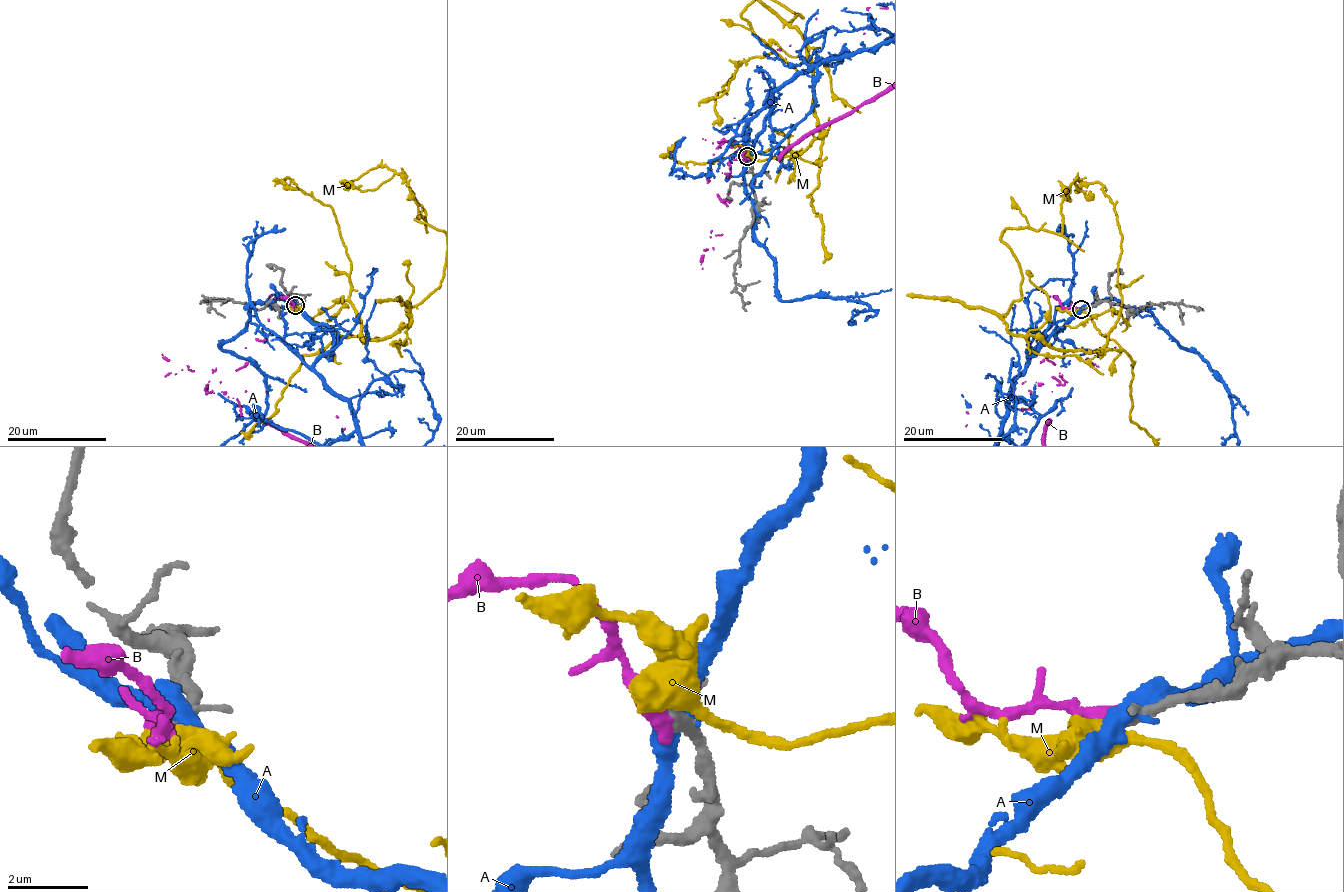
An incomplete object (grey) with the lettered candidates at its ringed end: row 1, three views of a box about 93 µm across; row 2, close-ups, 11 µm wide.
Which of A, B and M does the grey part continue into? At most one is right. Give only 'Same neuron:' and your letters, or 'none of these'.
Same neuron: none of these

